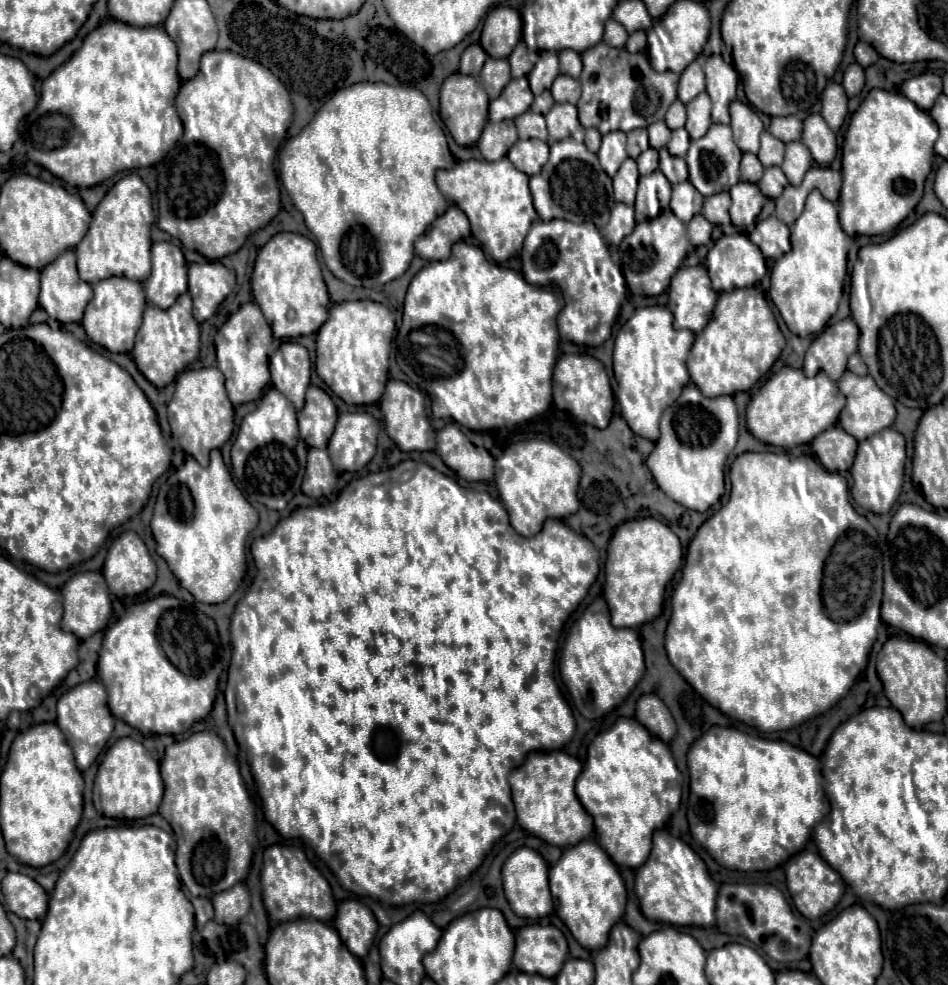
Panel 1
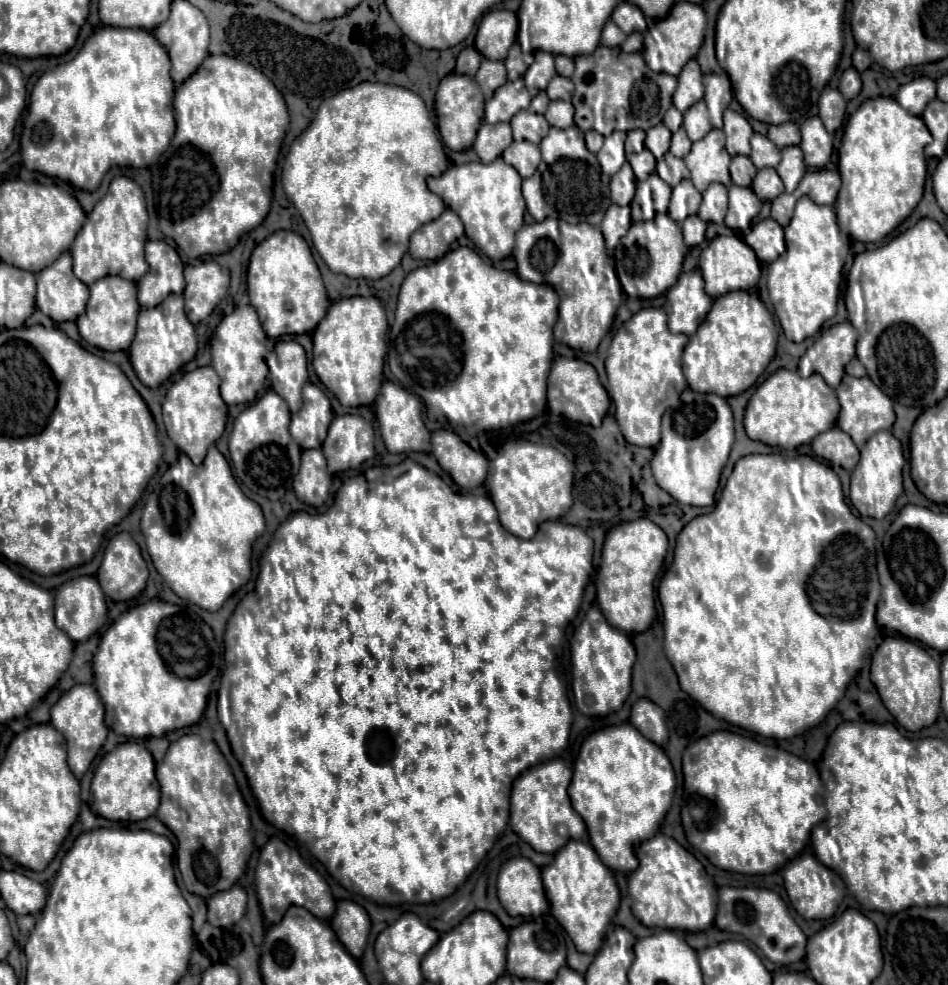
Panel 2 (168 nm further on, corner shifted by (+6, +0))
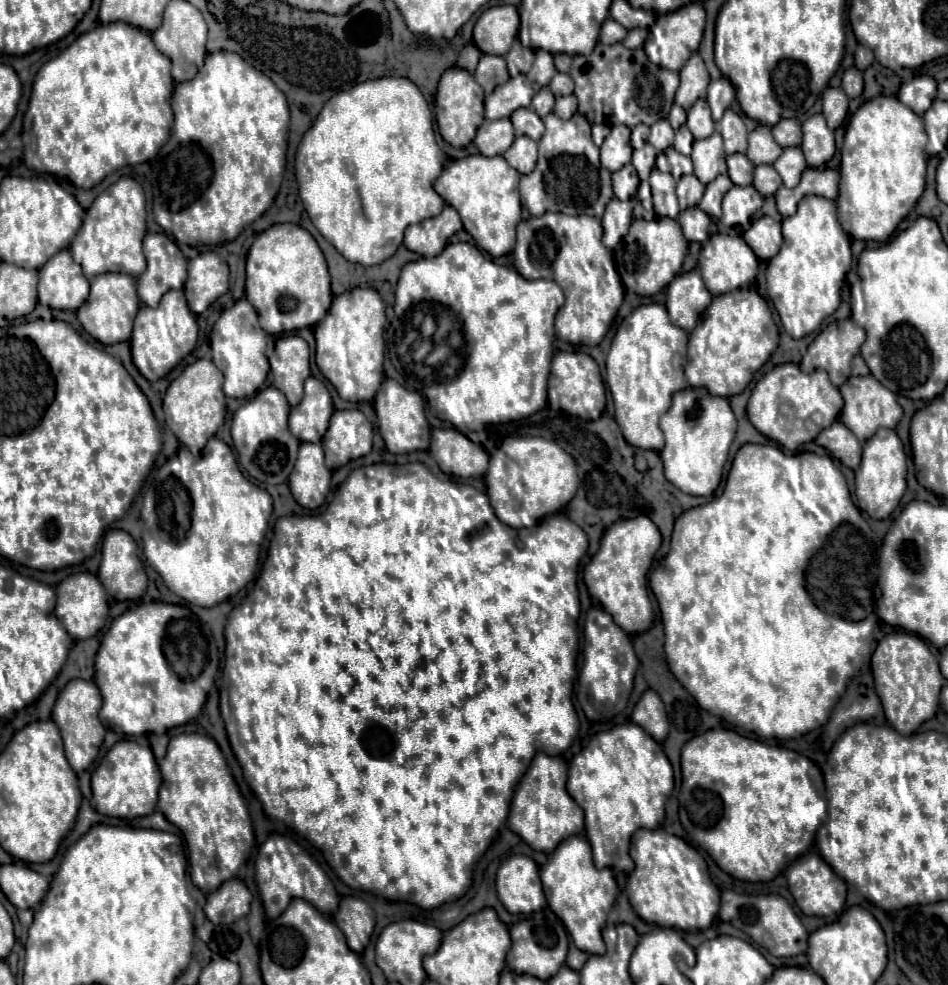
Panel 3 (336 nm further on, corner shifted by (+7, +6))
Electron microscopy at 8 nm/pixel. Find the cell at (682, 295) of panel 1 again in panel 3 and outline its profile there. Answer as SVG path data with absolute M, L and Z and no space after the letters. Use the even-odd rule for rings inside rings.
M697 269L677 275L667 287L667 311L673 325L693 331L699 315L709 307L711 293Z

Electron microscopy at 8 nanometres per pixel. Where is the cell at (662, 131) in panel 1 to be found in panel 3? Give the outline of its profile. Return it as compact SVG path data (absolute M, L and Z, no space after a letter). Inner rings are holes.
M661 119L661 121L657 121L657 123L651 125L649 143L651 143L659 153L663 153L667 147L673 145L673 129L671 129L671 125L669 125L667 119Z

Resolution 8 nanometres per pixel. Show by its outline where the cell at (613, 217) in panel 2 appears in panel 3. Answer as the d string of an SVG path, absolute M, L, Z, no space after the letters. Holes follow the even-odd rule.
M613 197L605 209L605 215L601 219L603 225L603 245L607 249L613 249L621 237L625 237L625 233L629 231L631 225L631 211L633 211L633 203L631 201L619 201L617 197Z

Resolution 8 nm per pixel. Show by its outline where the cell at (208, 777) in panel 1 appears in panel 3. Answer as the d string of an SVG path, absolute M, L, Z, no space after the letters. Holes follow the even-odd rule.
M181 733L169 741L167 755L159 763L163 785L159 789L157 809L177 825L189 849L191 881L201 891L211 893L223 881L237 875L241 863L251 851L253 827L237 789L237 783L227 769L227 762L217 743L199 733Z

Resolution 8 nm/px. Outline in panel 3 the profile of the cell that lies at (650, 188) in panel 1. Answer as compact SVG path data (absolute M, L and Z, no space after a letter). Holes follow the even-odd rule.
M653 169L651 179L648 181L641 181L639 187L643 183L651 183L651 187L647 187L649 191L649 203L653 208L653 213L661 215L661 217L677 217L679 215L679 205L677 205L677 195L675 195L675 179L669 173L661 173L659 169Z

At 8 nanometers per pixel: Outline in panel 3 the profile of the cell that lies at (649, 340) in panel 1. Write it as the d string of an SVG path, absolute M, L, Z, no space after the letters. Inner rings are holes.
M641 305L619 325L607 355L607 387L615 403L615 421L629 445L663 449L665 437L659 429L659 417L669 409L673 393L687 387L683 375L685 347L687 331L669 321L665 305Z

